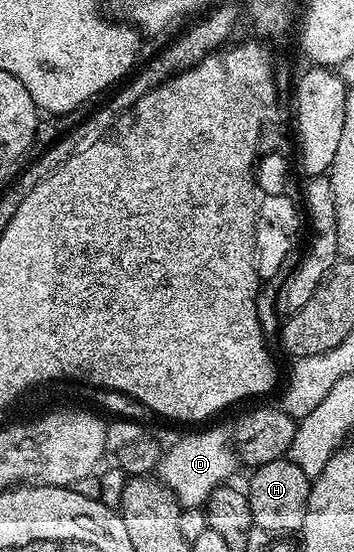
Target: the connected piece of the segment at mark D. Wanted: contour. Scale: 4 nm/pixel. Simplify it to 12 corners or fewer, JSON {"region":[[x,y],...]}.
{"region":[[204,426],[167,445],[159,479],[181,508],[207,505],[238,469],[233,441]]}

